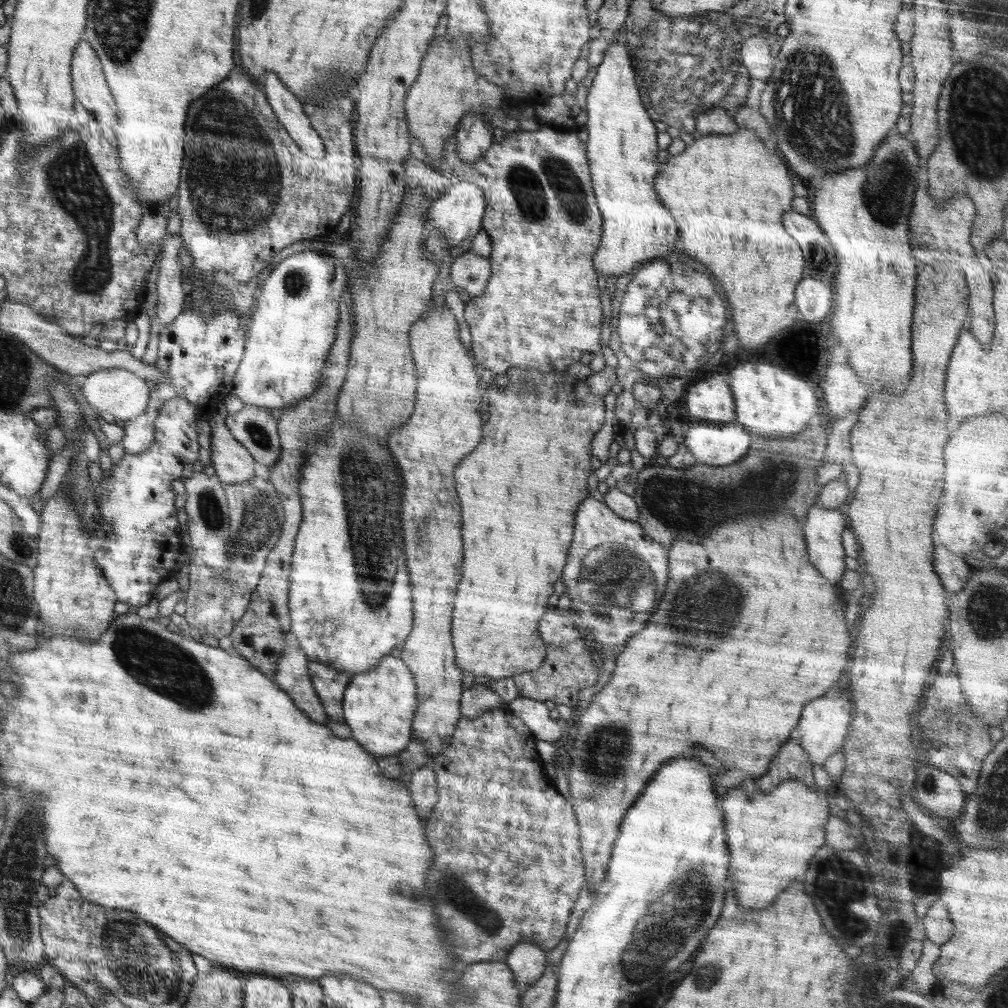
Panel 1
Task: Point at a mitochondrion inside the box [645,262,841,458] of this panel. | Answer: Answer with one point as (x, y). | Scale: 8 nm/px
(659, 300)

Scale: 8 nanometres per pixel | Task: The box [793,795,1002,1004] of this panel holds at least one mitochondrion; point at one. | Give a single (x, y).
(840, 885)

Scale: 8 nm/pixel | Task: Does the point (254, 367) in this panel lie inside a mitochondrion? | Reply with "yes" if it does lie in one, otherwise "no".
no

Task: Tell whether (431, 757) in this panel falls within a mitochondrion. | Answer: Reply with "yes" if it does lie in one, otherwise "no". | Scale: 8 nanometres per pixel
no

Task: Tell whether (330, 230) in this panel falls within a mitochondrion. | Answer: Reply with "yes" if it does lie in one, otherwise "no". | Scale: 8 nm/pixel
no

